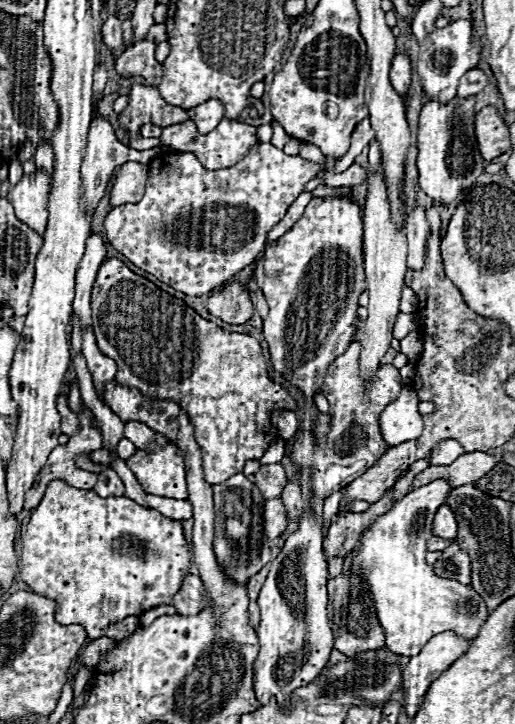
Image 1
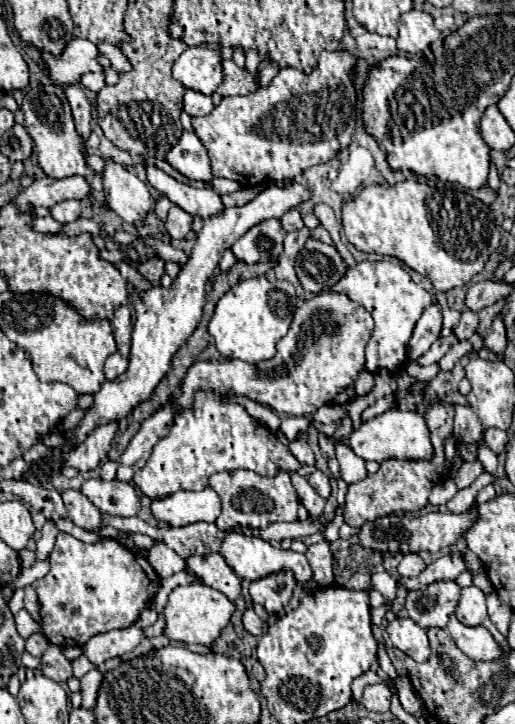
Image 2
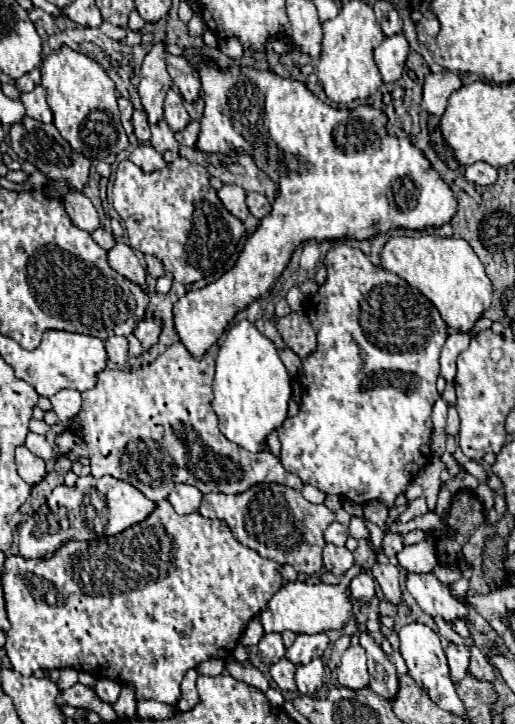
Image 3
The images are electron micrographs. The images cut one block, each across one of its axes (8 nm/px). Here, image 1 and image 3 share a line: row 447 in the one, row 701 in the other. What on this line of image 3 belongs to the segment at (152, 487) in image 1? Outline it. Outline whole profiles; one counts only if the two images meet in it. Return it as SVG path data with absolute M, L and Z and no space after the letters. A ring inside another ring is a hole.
M162 500L156 504L156 510L140 524L134 524L126 528L124 532L116 536L100 536L90 542L76 542L70 540L62 548L54 552L52 558L40 558L40 560L24 560L20 556L8 556L6 560L6 572L2 574L4 584L4 598L6 598L6 612L12 628L6 632L6 652L12 662L12 668L20 672L22 676L32 676L36 670L46 668L74 668L78 672L90 672L96 678L110 678L120 680L122 684L132 682L136 686L136 698L140 700L156 700L164 704L176 704L180 698L180 682L186 674L186 670L196 668L200 662L208 658L228 658L236 644L240 642L240 636L246 630L246 624L264 608L264 604L270 600L272 592L280 588L282 576L280 576L280 564L274 560L262 558L258 552L252 552L250 548L244 548L230 532L230 528L222 520L208 520L202 518L198 512L192 514L176 514L172 504L168 500Z

